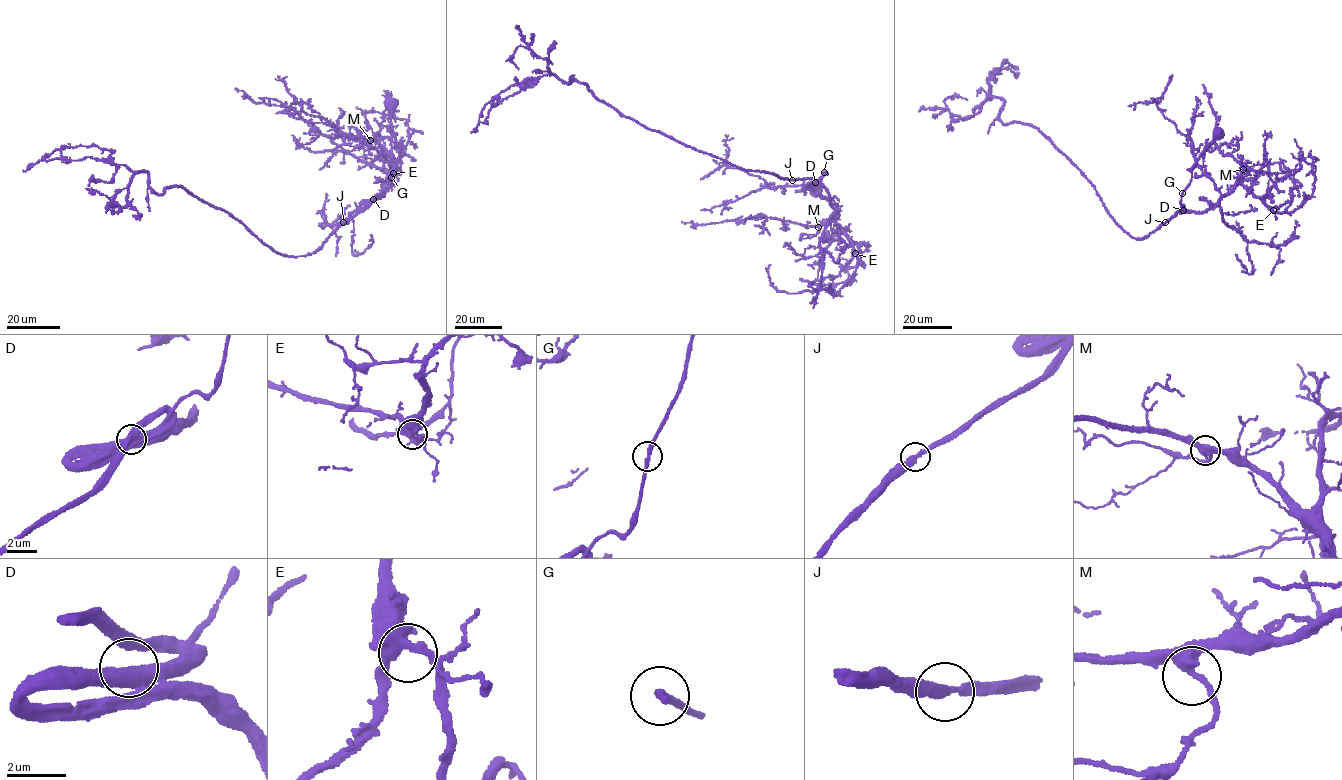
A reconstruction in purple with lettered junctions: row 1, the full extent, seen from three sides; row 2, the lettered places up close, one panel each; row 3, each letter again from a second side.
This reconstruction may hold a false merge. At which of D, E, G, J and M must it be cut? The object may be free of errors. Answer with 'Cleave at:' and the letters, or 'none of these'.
Cleave at: none of these

